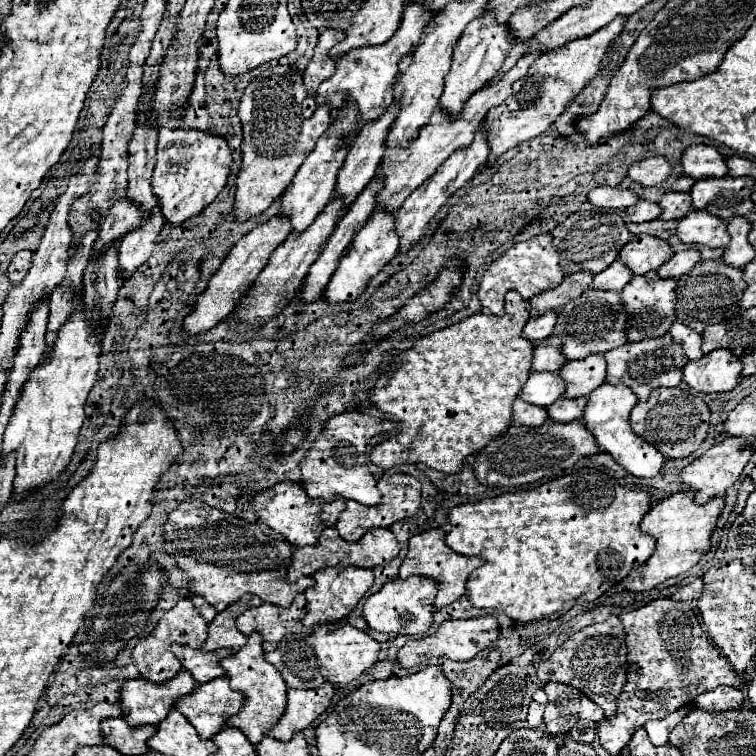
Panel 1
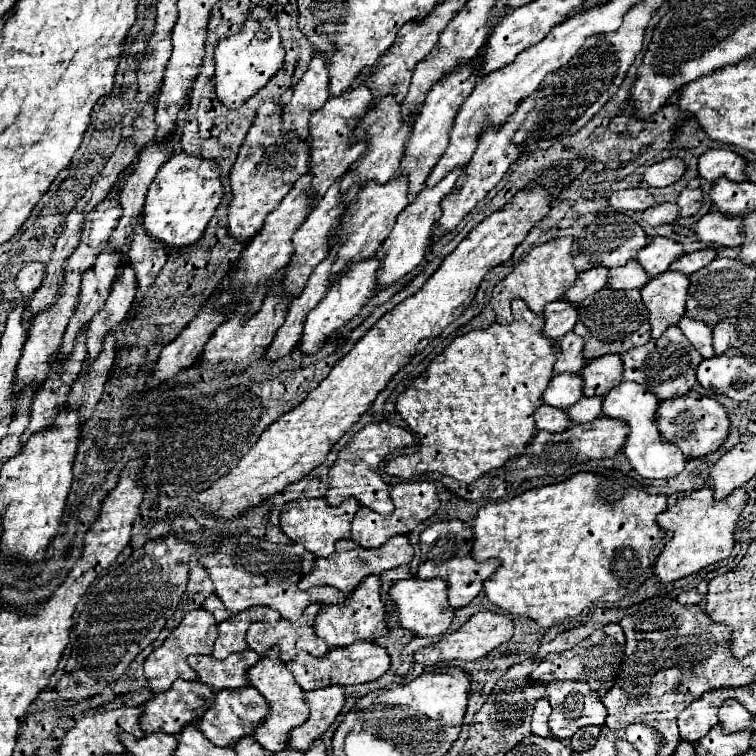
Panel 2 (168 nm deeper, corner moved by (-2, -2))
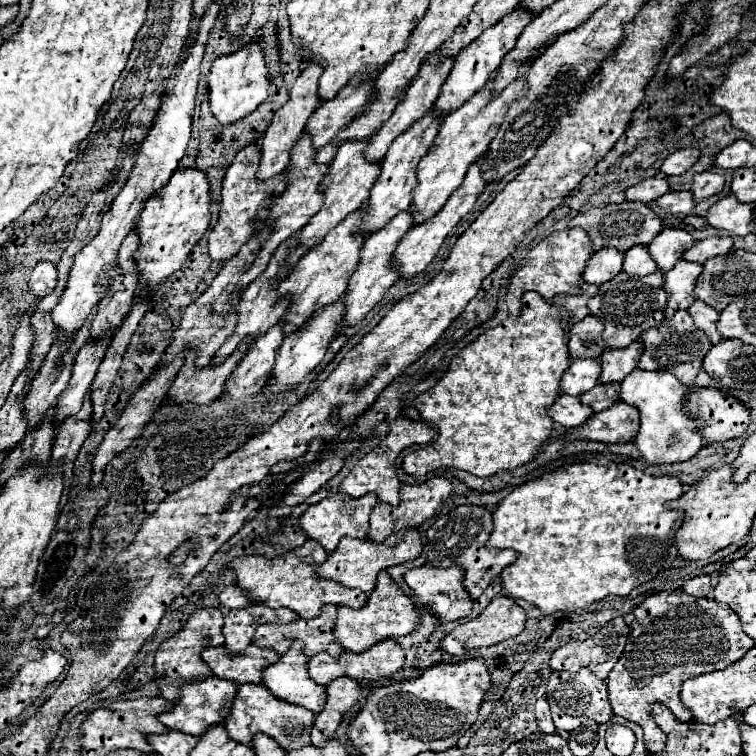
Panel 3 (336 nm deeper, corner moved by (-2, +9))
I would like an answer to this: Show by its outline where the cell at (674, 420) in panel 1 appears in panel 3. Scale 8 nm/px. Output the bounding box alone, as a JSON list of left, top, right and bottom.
[685,388,749,444]

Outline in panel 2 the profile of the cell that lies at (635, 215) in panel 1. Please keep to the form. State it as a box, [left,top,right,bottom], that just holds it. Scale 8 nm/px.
[643,203,677,227]

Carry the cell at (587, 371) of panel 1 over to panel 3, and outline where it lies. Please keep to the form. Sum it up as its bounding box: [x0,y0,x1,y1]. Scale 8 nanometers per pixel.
[601,340,645,382]

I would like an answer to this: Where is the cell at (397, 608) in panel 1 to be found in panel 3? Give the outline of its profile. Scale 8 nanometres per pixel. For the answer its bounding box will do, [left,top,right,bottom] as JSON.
[405,566,473,622]

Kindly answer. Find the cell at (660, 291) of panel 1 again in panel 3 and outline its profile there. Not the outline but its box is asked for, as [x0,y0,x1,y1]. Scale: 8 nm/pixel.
[665,260,703,316]

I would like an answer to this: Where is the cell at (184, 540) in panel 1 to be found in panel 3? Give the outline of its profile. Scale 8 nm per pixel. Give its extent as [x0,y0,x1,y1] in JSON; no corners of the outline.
[229,540,369,618]

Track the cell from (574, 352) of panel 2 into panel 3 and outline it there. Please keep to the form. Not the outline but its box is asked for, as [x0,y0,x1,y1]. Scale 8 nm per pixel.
[569,316,607,358]

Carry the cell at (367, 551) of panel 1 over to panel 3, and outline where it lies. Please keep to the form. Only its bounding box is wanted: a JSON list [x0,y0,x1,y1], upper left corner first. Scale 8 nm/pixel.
[317,528,423,594]

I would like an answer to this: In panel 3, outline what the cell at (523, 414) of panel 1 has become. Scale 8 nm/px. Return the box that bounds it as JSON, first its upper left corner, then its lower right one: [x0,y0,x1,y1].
[549,394,595,428]

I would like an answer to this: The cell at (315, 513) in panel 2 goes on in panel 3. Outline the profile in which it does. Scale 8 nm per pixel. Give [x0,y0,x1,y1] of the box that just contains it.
[299,492,379,552]

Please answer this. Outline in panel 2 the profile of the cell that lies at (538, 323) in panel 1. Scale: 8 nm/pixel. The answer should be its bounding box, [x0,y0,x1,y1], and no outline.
[543,301,577,339]

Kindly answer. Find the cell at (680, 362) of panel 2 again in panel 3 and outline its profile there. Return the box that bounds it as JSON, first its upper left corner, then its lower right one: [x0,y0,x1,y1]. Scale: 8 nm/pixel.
[639,310,711,386]

